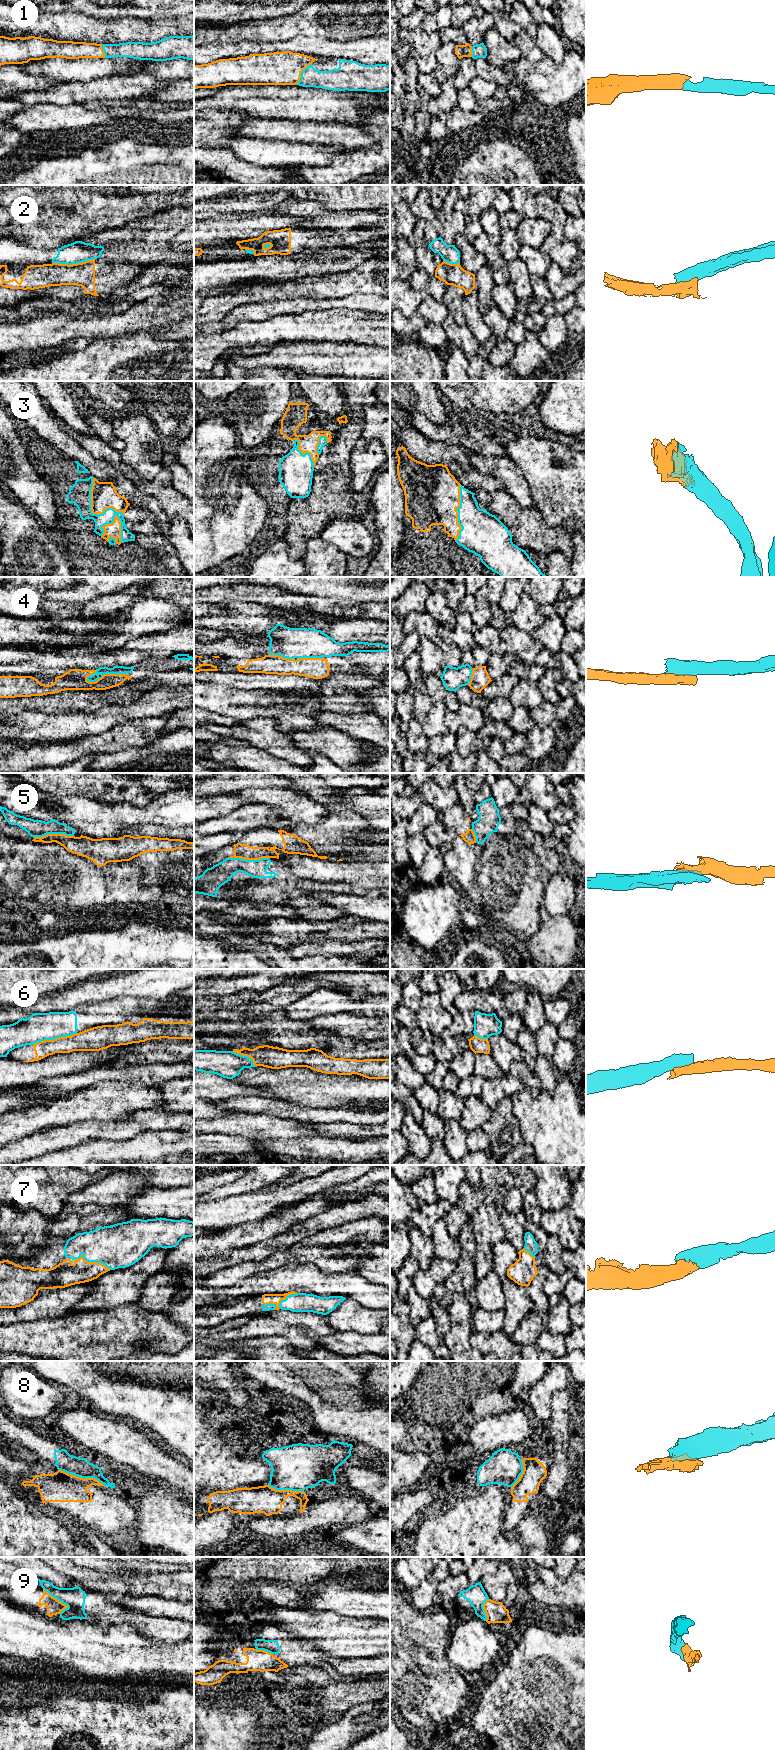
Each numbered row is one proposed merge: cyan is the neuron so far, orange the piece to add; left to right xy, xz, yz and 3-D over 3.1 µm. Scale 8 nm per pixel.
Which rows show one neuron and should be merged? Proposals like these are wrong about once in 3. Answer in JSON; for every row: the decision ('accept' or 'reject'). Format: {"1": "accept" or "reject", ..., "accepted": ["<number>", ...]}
{"1": "accept", "2": "reject", "3": "accept", "4": "reject", "5": "reject", "6": "reject", "7": "accept", "8": "reject", "9": "reject", "accepted": ["1", "3", "7"]}

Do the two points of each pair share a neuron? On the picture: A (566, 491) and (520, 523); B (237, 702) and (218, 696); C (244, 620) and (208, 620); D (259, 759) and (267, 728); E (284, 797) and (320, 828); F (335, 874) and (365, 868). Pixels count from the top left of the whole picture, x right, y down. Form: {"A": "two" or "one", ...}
{"A": "two", "B": "one", "C": "one", "D": "two", "E": "two", "F": "one"}

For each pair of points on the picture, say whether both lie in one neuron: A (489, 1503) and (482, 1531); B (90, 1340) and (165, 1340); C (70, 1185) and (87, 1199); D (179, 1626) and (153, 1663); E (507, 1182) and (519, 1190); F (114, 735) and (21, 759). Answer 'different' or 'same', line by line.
A: same
B: same
C: different
D: different
E: different
F: same

